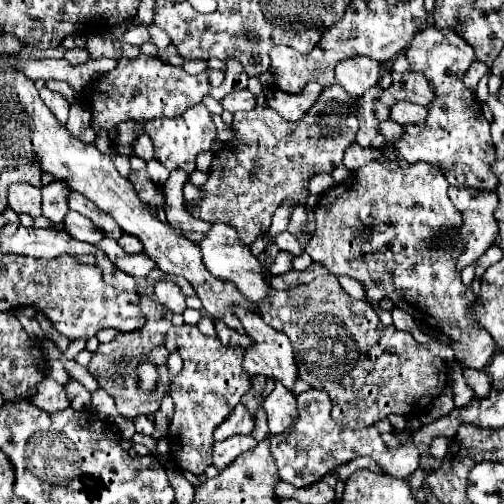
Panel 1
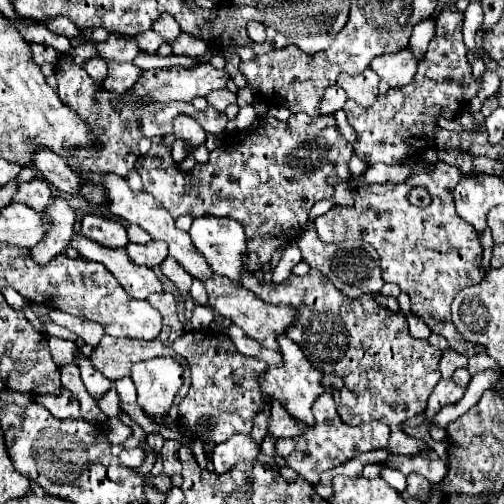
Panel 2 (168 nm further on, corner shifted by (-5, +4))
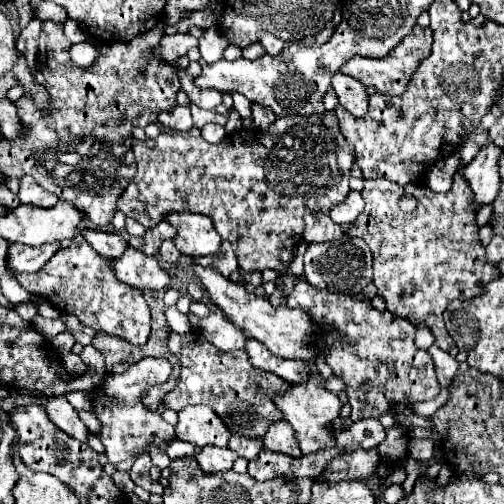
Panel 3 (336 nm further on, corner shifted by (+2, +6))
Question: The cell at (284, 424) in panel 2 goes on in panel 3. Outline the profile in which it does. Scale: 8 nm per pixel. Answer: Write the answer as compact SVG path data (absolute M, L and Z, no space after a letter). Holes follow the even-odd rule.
M279 421L269 429L269 433L263 437L263 449L285 453L289 457L301 457L301 449L297 445L293 429L289 429L287 421Z

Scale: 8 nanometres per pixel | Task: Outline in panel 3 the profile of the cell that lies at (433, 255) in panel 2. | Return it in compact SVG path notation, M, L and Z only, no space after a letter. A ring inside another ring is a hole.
M461 171L454 175L449 193L435 193L427 185L401 187L387 179L367 179L361 195L365 199L365 211L349 225L337 225L325 213L319 213L319 215L309 213L309 217L305 217L305 233L303 233L305 243L333 241L333 239L339 239L341 235L365 239L373 255L373 283L377 287L377 295L385 301L387 309L401 319L407 319L417 325L425 325L435 335L437 347L447 351L451 345L455 345L443 323L443 311L447 309L447 305L453 299L473 299L485 293L487 283L501 277L501 271L497 269L497 265L489 263L485 257L485 247L481 245L479 227L477 227L475 211L473 211L473 191L469 189L469 183L465 181ZM405 195L415 197L419 203L413 213L405 213L399 207L399 201Z

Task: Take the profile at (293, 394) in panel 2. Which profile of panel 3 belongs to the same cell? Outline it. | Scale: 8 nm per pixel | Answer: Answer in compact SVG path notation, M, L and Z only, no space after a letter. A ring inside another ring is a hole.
M293 385L289 393L283 393L281 397L277 397L277 407L281 409L285 419L291 423L293 431L297 433L297 441L301 445L303 455L315 453L327 447L335 447L331 423L339 419L339 411L343 407L343 403L335 393L325 393L321 385L305 385L305 389L301 389L301 385Z

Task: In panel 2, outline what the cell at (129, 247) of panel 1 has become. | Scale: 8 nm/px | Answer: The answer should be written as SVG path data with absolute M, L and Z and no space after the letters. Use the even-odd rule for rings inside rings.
M128 225L128 241L130 243L148 243L150 241L150 235L142 229L142 227L136 227L136 225Z

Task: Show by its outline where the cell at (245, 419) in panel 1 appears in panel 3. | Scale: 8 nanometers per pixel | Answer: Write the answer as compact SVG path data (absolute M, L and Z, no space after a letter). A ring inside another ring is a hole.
M189 405L183 407L177 415L179 421L175 425L175 433L181 441L189 441L197 447L205 447L209 443L217 447L227 447L231 433L211 407Z

